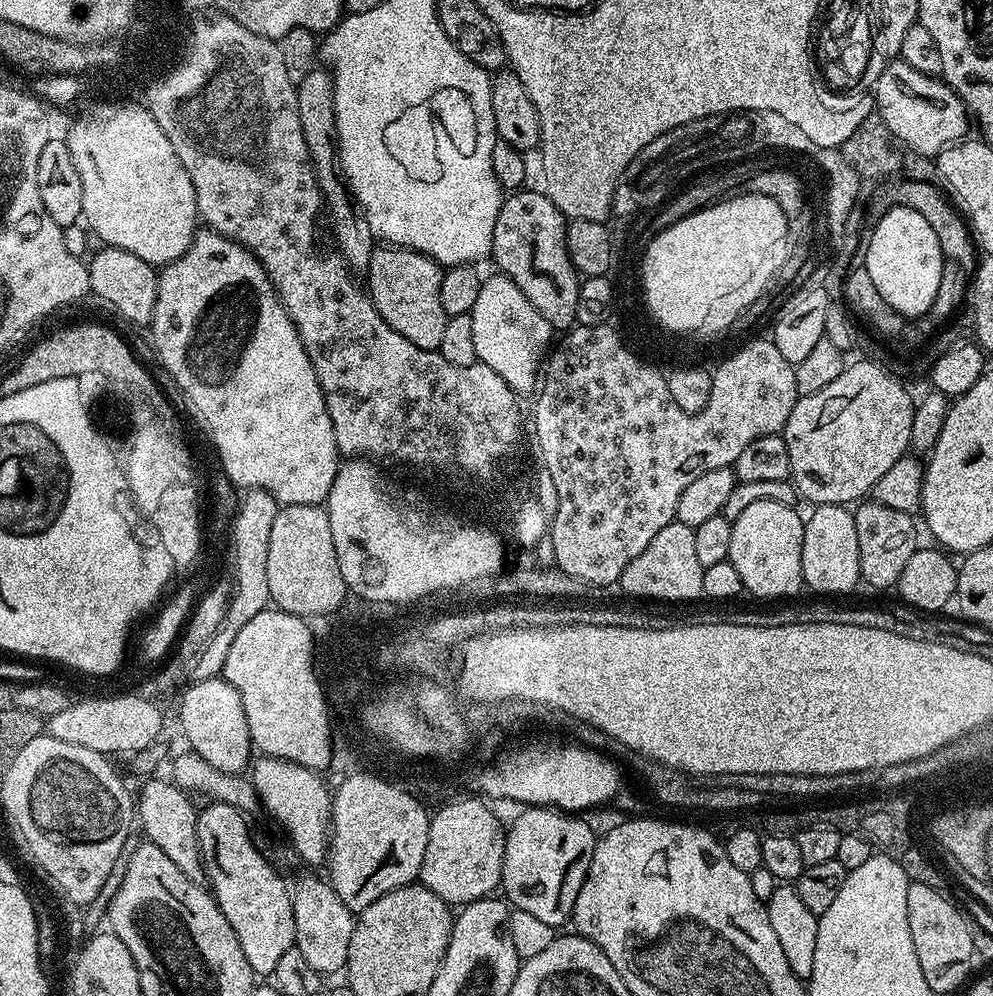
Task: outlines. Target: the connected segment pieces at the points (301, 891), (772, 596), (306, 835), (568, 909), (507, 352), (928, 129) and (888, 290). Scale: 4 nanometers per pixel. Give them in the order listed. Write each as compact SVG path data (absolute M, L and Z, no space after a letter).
M323 875L304 876L291 889L294 906L295 947L302 950L303 956L322 974L336 972L345 967L350 954L350 934L356 921L354 913L348 909L346 902L338 898L338 894Z
M763 500L754 502L738 518L732 521L730 554L728 563L738 570L747 595L761 596L764 602L780 602L785 598L796 598L800 588L805 587L802 574L802 538L805 517L782 502Z
M260 756L250 768L250 779L259 803L284 827L293 850L306 863L323 865L332 822L333 793L330 784L328 788L327 782L320 776L323 775L315 768L279 760L276 756Z
M528 806L518 820L506 828L500 875L503 899L513 909L526 910L526 914L534 914L534 918L555 929L559 929L560 924L567 925L571 921L578 890L582 890L582 882L586 882L586 874L590 870L590 862L596 849L597 833L592 833L591 826L579 818L579 815L559 811L554 807Z
M503 274L495 275L481 283L478 302L474 302L470 313L474 322L476 359L490 366L490 370L494 370L502 382L512 387L517 397L524 398L527 392L537 391L538 373L553 343L554 329L546 318L542 318L542 314L538 314L538 310L534 310L534 306L530 306L530 298L526 298L526 294L514 286L511 278Z
M899 58L882 70L882 78L874 85L874 108L901 145L904 143L918 155L928 158L935 157L947 145L965 139L968 120L970 124L969 113L949 84L914 70L914 66L906 66Z
M898 205L883 213L871 228L873 233L864 256L874 290L901 316L925 317L943 282L945 257L933 227L917 211Z

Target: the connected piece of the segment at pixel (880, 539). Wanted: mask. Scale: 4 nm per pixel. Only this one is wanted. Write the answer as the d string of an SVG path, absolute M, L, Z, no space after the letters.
M860 502L855 505L852 517L858 530L858 562L860 563L860 579L872 588L895 589L898 578L906 562L910 562L910 554L918 547L916 541L916 524L913 517L902 510L890 510L890 506L875 502Z

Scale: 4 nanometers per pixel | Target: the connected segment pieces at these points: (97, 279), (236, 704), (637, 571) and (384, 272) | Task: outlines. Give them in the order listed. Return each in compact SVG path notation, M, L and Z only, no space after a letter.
M100 246L94 252L87 261L91 295L105 300L122 319L132 324L147 325L154 314L158 294L157 269L138 258L138 254L130 254L130 250Z
M217 678L196 680L186 688L180 700L180 728L188 739L187 747L220 772L243 773L253 759L254 749L246 710L236 687L226 679Z
M679 522L662 526L658 534L654 534L650 546L638 554L622 570L618 588L625 592L625 597L639 598L644 602L696 602L704 596L702 578L704 567L698 562L694 551L694 534L696 529Z
M376 246L366 269L367 276L366 291L386 326L422 350L439 349L449 317L438 298L438 286L442 286L444 277L441 265L412 248Z

